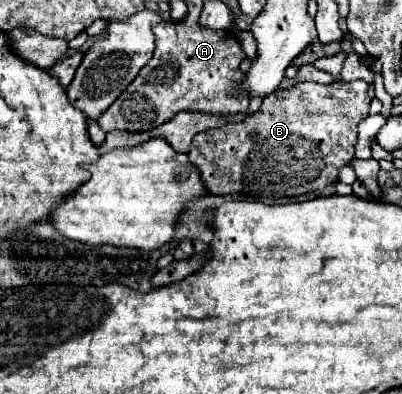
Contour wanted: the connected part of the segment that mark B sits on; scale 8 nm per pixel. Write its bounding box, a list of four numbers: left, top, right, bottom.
[187,81,369,199]

